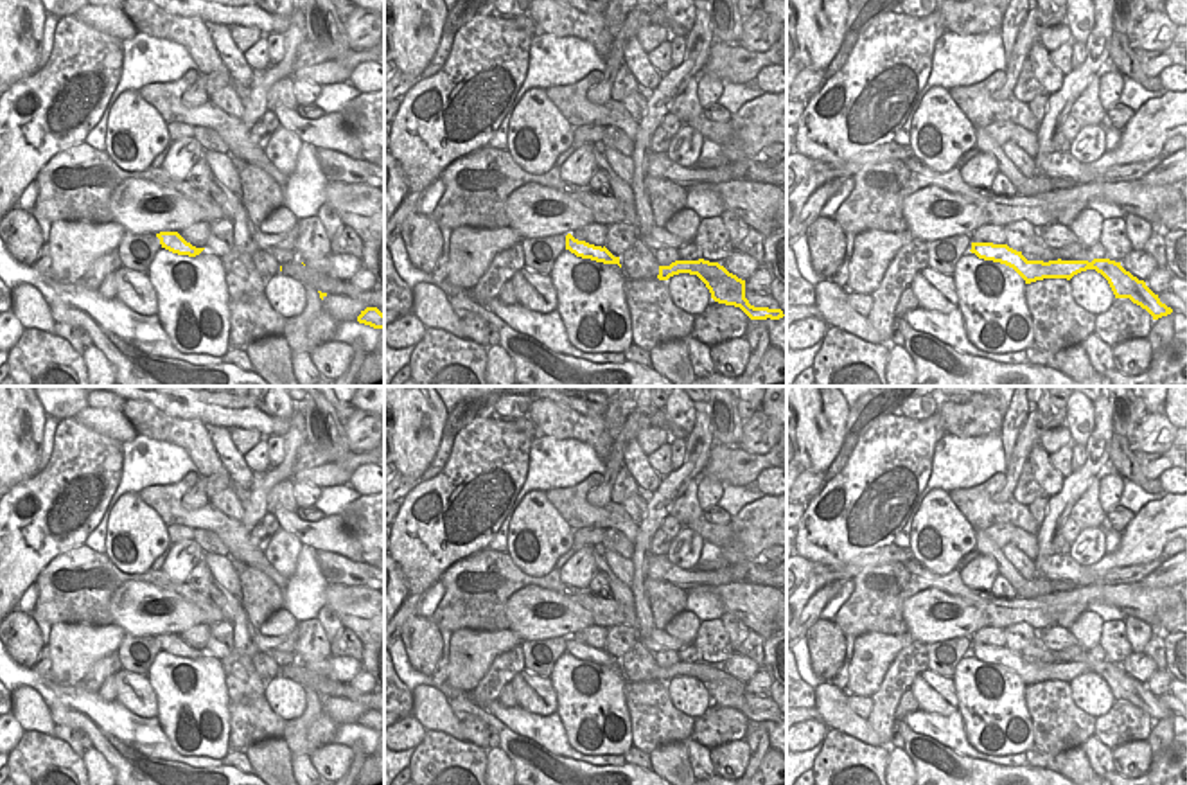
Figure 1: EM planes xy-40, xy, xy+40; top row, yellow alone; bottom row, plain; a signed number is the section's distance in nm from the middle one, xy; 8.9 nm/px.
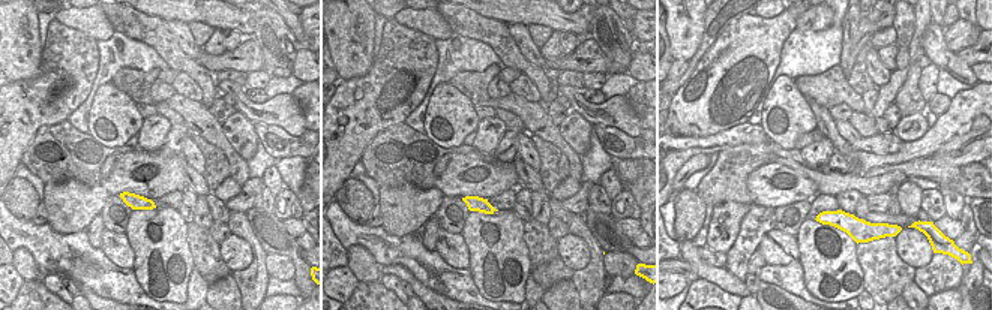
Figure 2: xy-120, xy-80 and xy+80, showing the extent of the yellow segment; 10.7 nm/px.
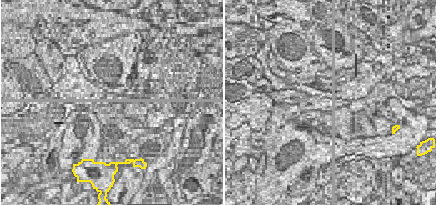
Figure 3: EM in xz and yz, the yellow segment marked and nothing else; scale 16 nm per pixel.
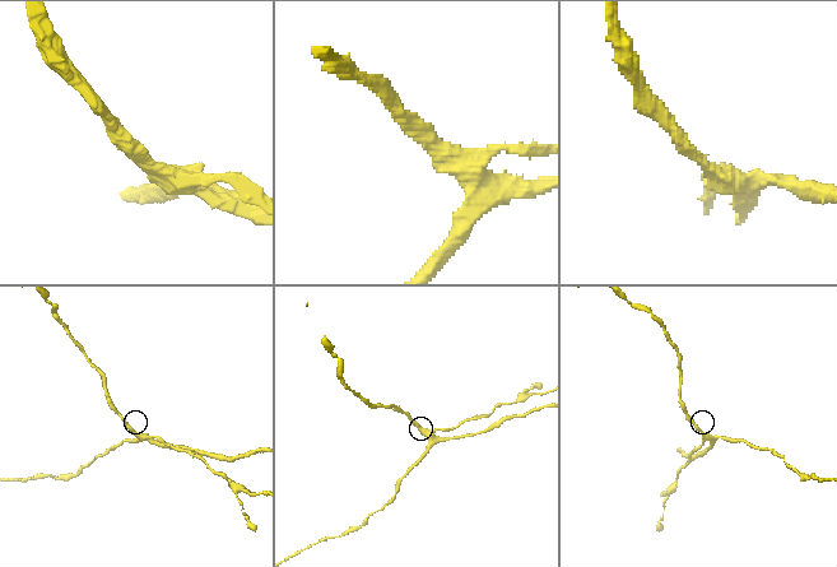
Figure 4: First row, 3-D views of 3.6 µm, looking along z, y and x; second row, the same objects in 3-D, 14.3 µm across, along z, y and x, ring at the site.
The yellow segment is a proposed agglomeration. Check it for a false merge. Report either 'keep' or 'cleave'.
cleave

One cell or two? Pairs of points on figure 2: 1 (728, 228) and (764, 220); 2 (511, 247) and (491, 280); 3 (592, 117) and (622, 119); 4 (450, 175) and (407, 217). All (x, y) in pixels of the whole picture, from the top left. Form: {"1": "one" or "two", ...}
{"1": "two", "2": "one", "3": "one", "4": "two"}

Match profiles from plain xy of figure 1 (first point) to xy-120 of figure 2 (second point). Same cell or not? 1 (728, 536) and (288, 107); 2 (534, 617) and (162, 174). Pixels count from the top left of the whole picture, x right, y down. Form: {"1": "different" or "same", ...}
{"1": "same", "2": "same"}

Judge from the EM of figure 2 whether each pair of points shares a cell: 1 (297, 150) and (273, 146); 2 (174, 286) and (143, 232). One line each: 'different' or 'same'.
1: same
2: same

